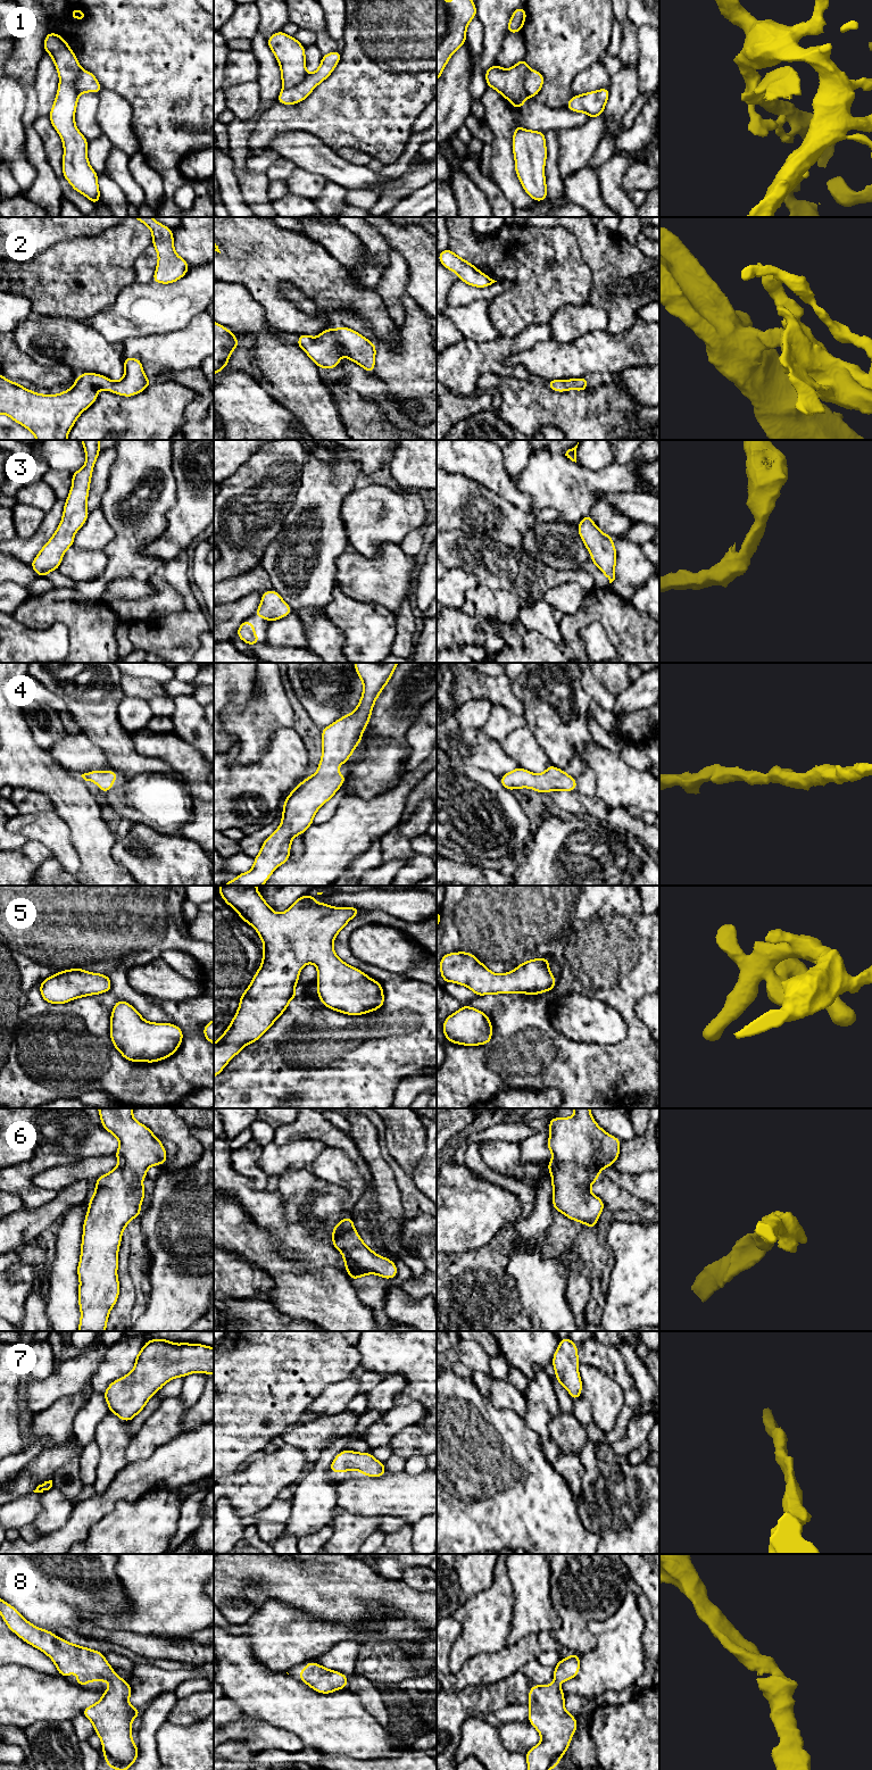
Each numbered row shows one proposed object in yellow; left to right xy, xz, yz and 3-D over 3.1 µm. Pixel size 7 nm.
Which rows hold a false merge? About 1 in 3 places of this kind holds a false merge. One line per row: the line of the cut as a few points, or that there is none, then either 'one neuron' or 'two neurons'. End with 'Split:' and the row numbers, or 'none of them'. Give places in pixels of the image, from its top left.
1: xz (307, 74), (293, 86), (283, 88) | two neurons
2: no cut | one neuron
3: no cut | one neuron
4: no cut | one neuron
5: no cut | one neuron
6: no cut | one neuron
7: no cut | one neuron
8: no cut | one neuron
Split: 1

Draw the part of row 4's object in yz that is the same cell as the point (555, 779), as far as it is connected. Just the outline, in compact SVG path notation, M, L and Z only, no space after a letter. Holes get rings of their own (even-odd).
M548 765L542 774L535 774L518 766L499 778L504 788L530 788L539 793L547 791L576 791L576 778L570 776L564 770Z

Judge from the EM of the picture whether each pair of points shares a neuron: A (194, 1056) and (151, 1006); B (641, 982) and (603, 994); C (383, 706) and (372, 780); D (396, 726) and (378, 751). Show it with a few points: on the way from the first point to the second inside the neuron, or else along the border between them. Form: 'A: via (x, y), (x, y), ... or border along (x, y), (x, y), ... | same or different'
A: via (193, 1040), (193, 1032), (173, 1012), (167, 1012) | same
B: via (632, 986), (624, 994), (612, 994) | same
C: via (383, 724), (383, 753), (375, 762) | same
D: via (390, 732), (385, 737), (383, 746) | same

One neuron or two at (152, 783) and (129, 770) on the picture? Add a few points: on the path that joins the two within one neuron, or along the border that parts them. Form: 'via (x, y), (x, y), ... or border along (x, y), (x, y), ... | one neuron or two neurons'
border along (164, 774), (141, 773), (127, 780) | two neurons

